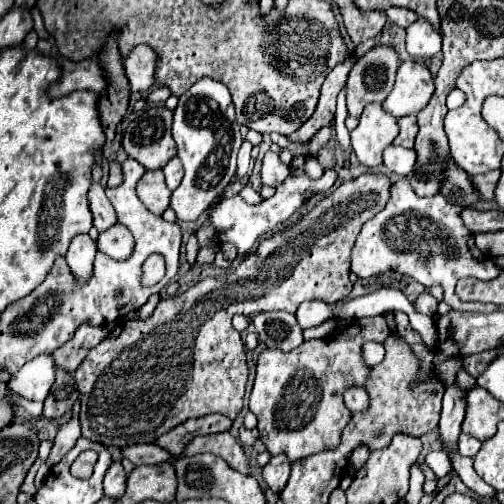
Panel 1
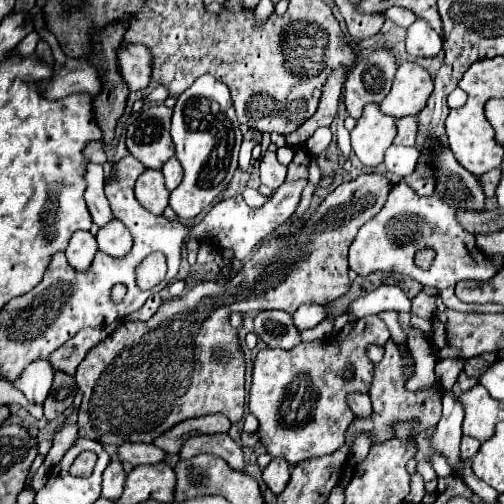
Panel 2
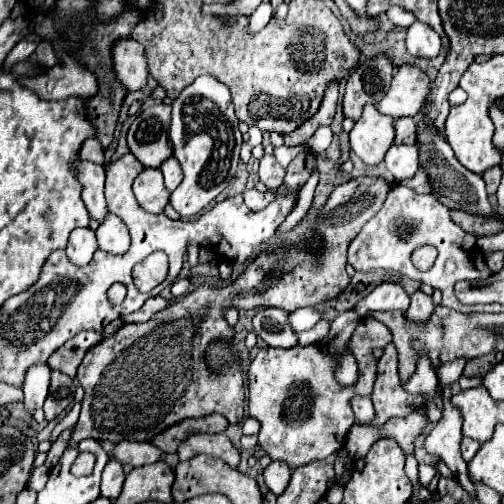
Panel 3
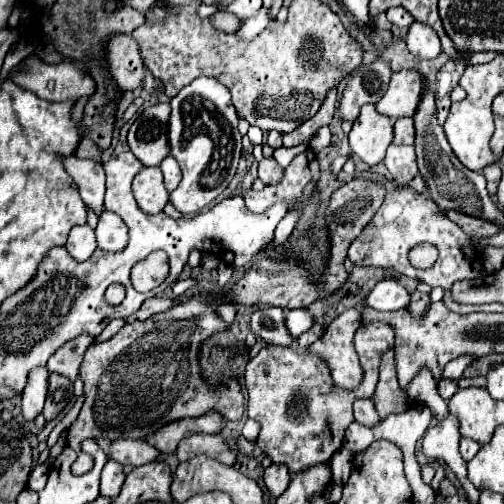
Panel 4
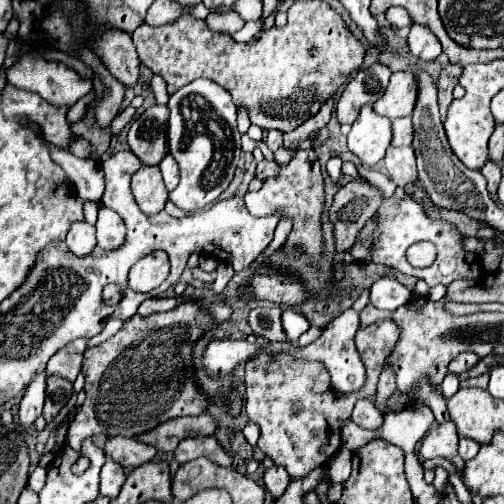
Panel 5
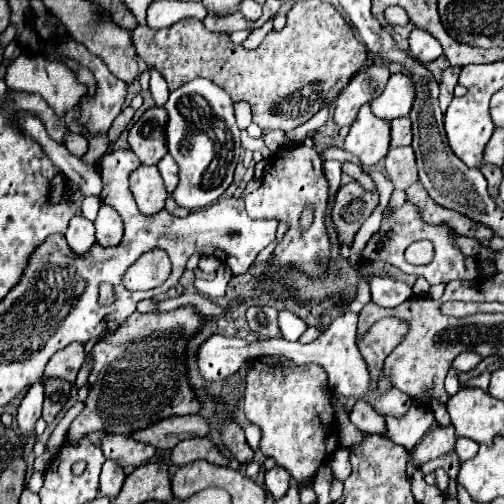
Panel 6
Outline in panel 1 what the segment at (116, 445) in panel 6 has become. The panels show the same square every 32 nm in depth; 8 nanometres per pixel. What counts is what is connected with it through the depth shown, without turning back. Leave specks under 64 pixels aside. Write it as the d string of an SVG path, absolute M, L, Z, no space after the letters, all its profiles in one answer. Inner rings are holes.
M134 444L128 448L122 448L124 458L132 460L136 466L140 464L164 464L172 460L172 454L160 448L158 444Z

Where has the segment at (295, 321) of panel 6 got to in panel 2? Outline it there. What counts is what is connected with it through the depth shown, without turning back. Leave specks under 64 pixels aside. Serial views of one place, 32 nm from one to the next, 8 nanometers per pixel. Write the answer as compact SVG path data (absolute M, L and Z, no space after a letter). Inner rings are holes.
M302 304L302 306L294 312L296 326L300 326L302 330L314 328L314 326L320 324L326 316L328 316L328 310L326 310L326 306L322 306L322 304Z

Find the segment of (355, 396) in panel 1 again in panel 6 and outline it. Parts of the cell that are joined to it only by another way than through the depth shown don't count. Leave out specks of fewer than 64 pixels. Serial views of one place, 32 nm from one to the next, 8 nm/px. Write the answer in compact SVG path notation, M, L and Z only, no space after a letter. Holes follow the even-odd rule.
M358 400L354 410L350 412L350 422L354 422L360 430L364 432L376 432L382 434L384 432L384 416L376 414L374 408L366 402L366 400Z

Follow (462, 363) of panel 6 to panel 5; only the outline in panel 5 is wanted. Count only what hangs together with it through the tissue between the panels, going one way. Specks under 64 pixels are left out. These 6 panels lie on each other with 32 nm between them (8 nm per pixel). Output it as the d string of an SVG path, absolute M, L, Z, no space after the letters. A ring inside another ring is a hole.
M460 354L456 360L452 360L452 364L448 364L448 374L454 374L454 376L460 376L462 372L466 372L468 368L472 368L480 358L476 354Z

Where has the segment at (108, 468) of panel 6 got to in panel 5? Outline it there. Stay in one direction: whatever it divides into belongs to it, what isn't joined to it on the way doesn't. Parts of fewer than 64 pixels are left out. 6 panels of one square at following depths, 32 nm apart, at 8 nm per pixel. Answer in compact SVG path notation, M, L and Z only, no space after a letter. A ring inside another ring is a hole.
M112 458L106 460L102 472L100 472L100 494L108 498L116 498L126 476L122 472L122 466L116 464Z

